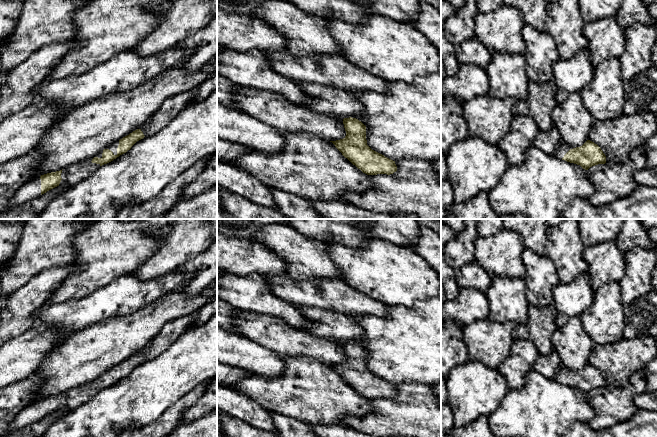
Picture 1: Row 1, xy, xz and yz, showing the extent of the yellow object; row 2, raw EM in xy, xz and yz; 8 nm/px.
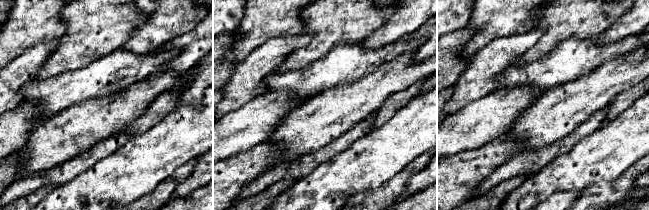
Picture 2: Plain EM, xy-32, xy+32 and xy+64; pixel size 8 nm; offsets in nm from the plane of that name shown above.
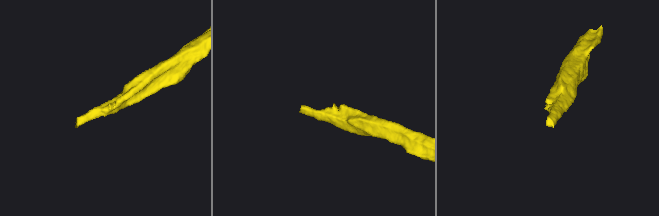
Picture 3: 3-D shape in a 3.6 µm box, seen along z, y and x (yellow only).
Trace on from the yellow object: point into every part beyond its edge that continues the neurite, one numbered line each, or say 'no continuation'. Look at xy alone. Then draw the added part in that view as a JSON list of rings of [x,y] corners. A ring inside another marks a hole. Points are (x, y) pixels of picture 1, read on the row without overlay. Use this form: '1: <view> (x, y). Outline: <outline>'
1: xy (71, 399). Outline: [[[103,375],[94,381],[102,382],[102,377]],[[94,381],[64,392],[61,397],[62,404],[59,410],[69,412],[93,398],[100,391],[100,388],[91,386]]]

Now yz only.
1: yz (563, 372). Outline: [[[561,366],[560,369],[555,373],[554,379],[557,382],[562,383],[564,379],[570,374],[573,373],[574,371],[566,368],[565,366]]]

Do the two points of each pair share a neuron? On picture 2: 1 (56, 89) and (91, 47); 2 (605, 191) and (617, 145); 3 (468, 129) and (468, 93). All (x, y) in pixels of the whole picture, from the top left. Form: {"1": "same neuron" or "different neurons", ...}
{"1": "different neurons", "2": "different neurons", "3": "different neurons"}

